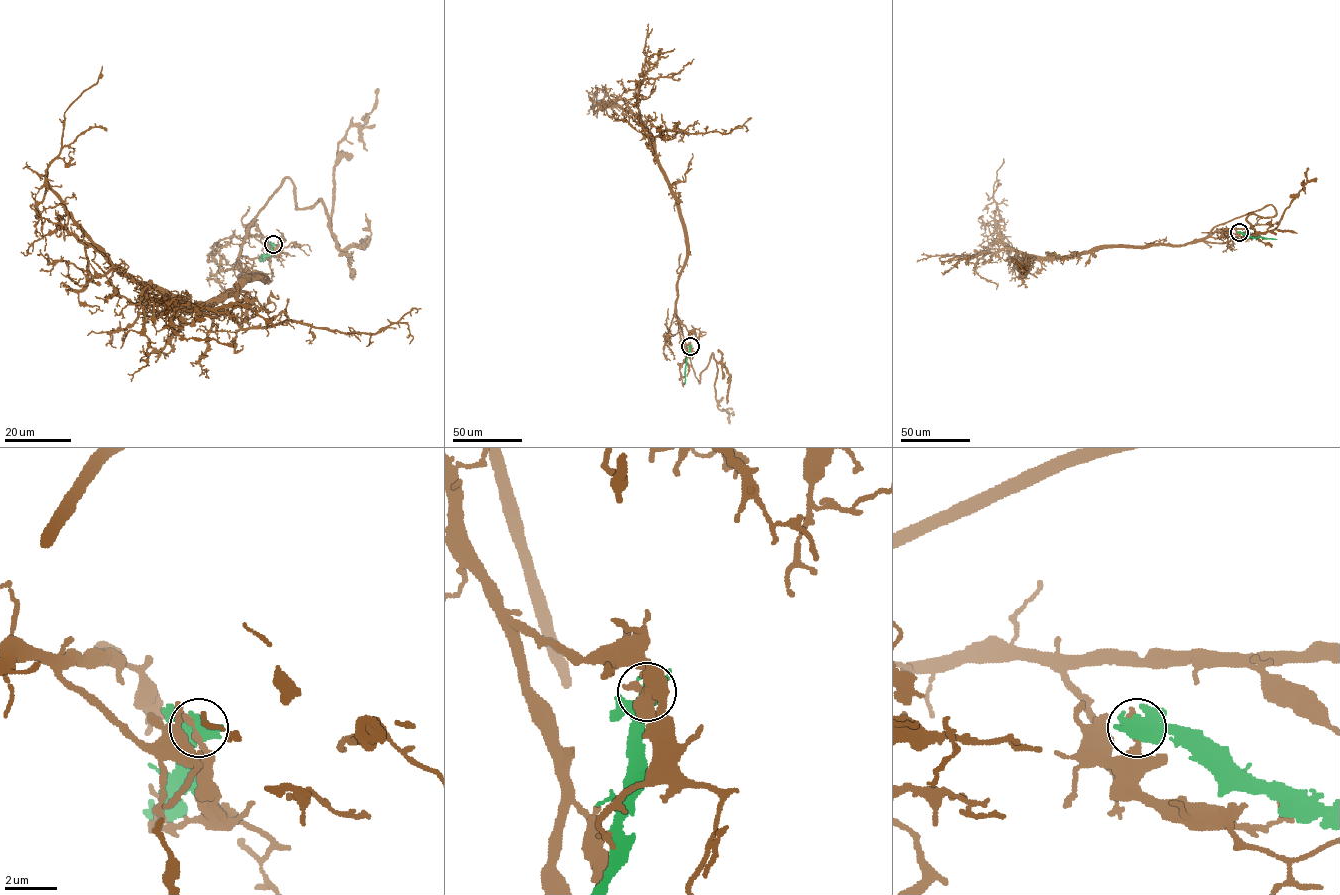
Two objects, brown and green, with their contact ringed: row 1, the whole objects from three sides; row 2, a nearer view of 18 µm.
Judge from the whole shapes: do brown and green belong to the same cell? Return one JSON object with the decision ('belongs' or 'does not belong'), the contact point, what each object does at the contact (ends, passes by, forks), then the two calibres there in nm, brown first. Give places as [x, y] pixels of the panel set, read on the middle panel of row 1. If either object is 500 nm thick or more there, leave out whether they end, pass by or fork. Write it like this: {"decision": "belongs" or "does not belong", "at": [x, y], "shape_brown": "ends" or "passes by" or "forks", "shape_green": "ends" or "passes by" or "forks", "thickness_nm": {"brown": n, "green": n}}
{"decision": "does not belong", "at": [690, 346], "shape_brown": "ends", "shape_green": "forks", "thickness_nm": {"brown": 320, "green": 440}}

